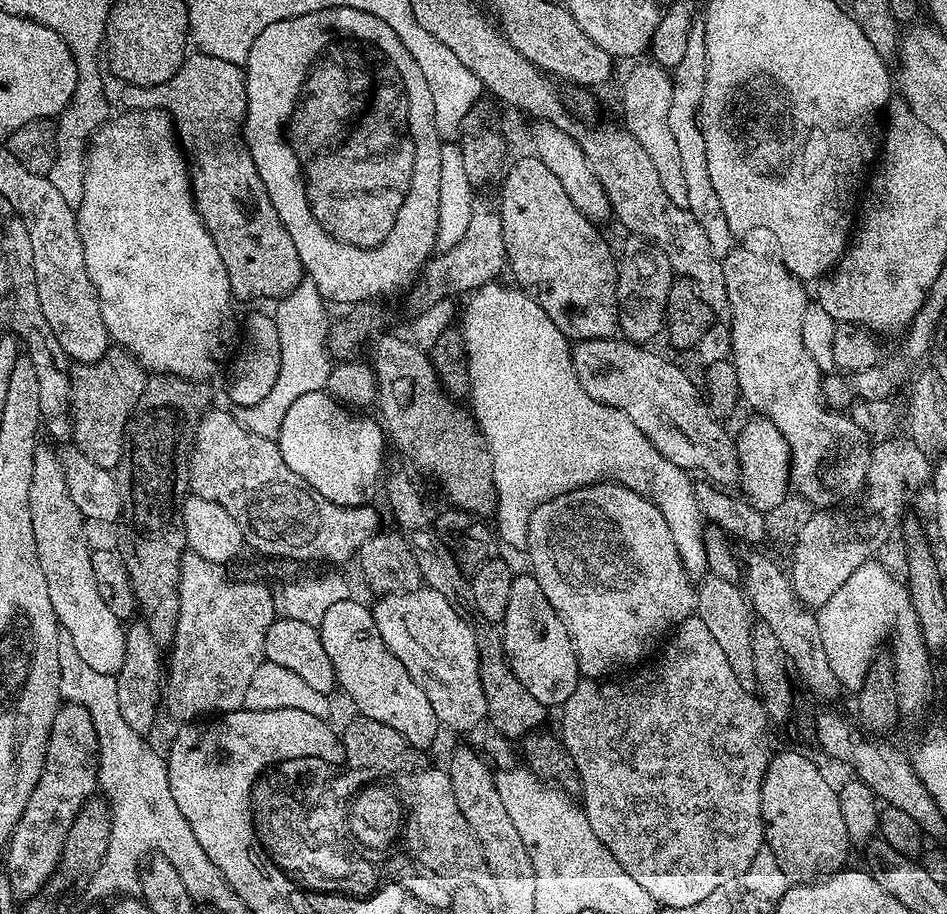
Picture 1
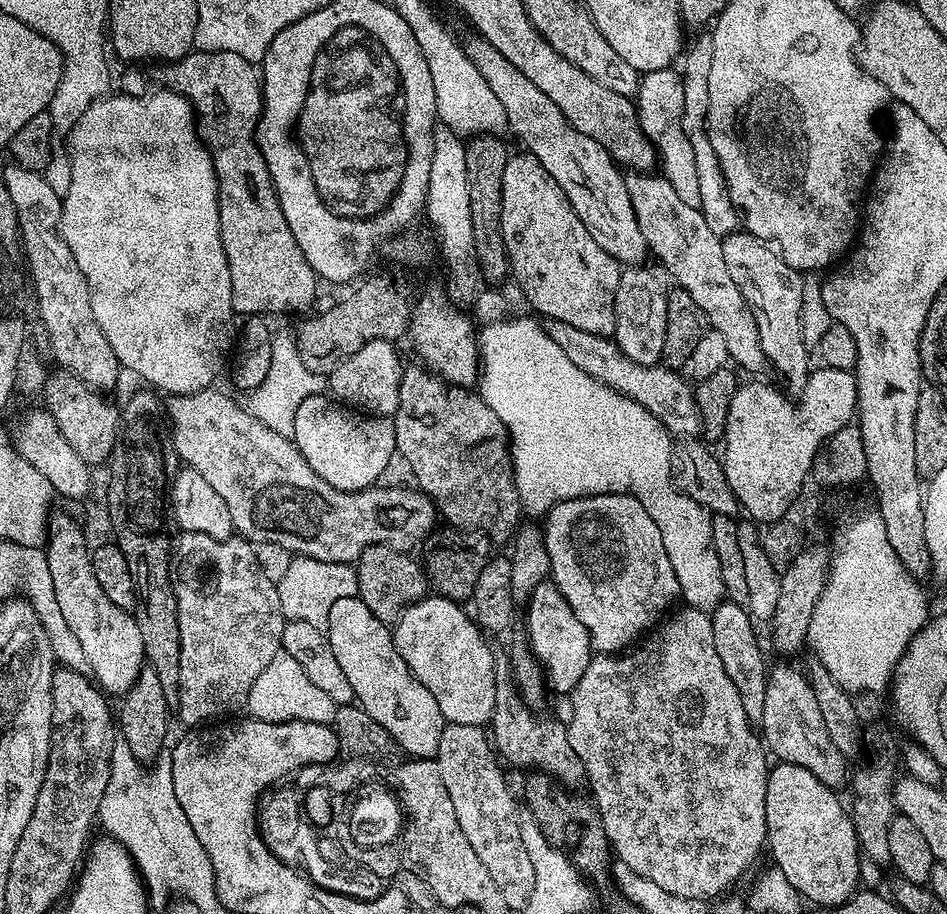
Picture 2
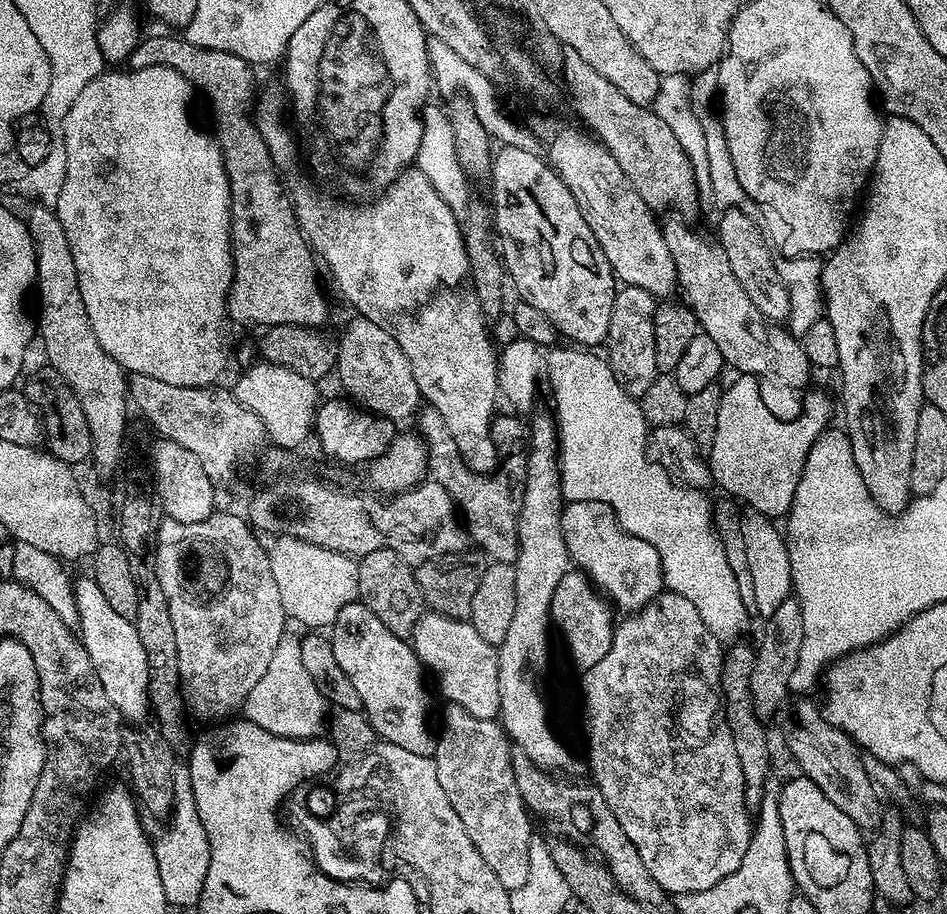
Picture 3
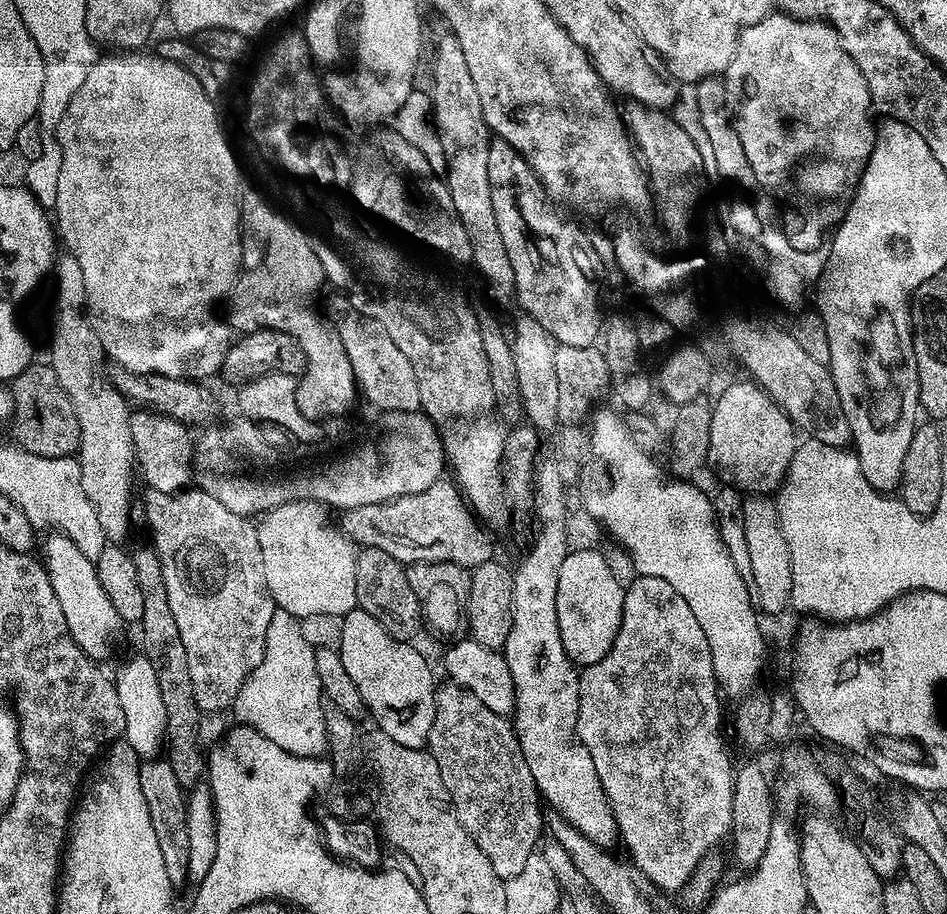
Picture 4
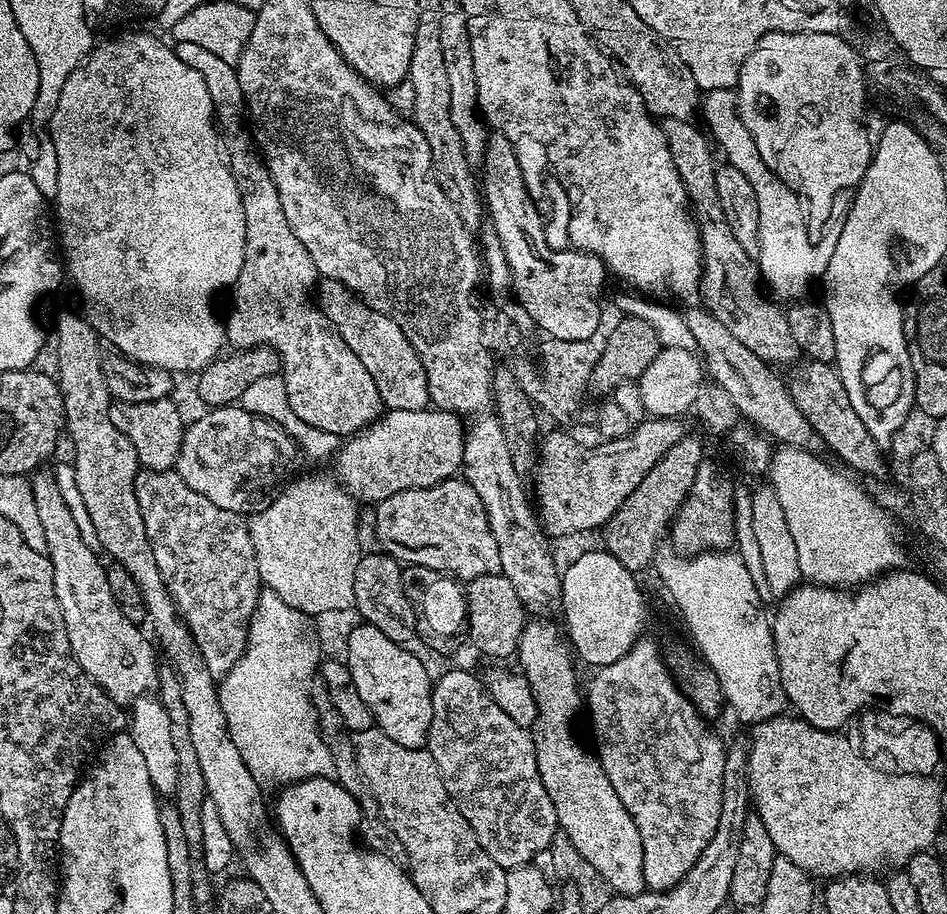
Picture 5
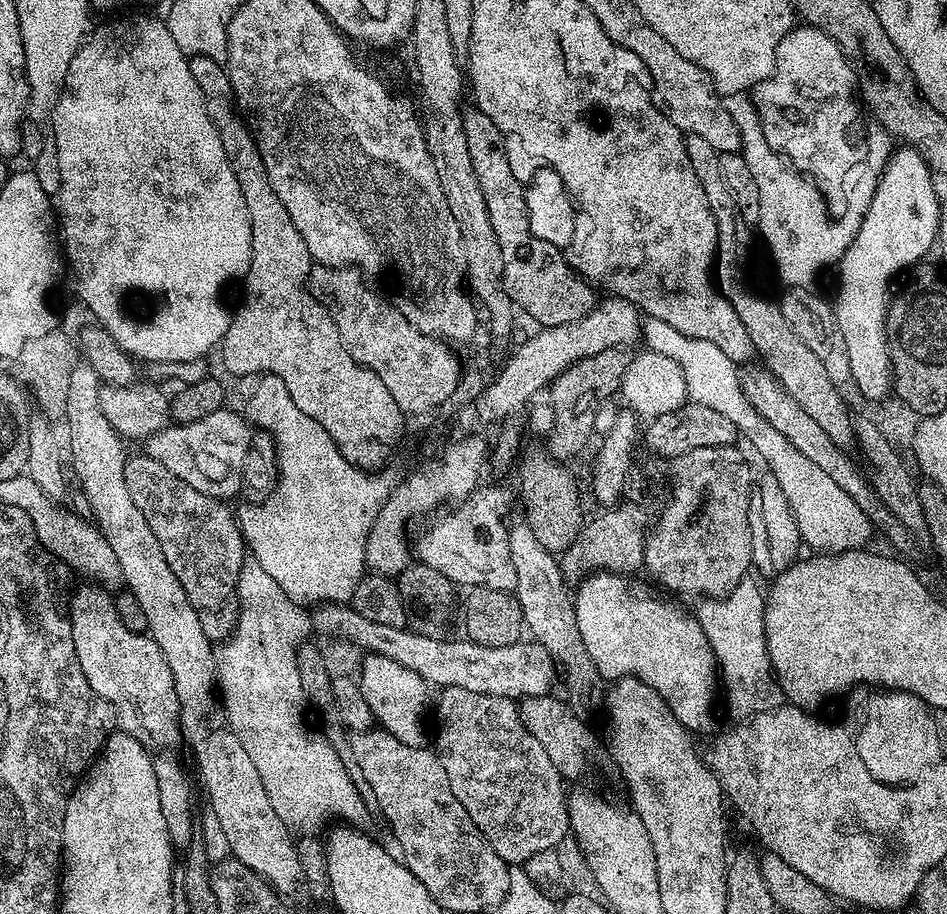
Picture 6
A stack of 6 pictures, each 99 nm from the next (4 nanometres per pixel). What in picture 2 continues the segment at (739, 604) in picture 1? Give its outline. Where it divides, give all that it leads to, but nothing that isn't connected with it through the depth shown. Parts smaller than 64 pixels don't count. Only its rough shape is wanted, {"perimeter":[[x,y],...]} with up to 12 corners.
{"perimeter":[[725,599],[710,615],[718,658],[753,726],[769,665],[747,607]]}

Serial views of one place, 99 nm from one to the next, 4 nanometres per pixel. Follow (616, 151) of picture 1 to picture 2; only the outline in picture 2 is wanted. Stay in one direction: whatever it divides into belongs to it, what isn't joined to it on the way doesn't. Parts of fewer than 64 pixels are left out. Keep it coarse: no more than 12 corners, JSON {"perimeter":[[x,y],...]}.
{"perimeter":[[663,174],[627,177],[647,251],[729,361],[765,367],[721,237]]}

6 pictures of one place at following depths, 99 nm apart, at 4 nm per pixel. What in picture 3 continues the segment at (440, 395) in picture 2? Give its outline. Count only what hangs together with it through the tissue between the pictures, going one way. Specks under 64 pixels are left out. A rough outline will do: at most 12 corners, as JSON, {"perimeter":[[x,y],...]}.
{"perimeter":[[438,410],[419,413],[427,475],[456,503],[489,561],[516,563],[511,537],[527,474],[526,424],[497,415],[495,472],[466,466]]}

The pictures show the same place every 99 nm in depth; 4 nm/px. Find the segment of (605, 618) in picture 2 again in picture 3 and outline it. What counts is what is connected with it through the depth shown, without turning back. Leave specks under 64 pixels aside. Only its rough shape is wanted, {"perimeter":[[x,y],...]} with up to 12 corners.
{"perimeter":[[606,502],[565,503],[569,561],[621,613],[665,591]]}

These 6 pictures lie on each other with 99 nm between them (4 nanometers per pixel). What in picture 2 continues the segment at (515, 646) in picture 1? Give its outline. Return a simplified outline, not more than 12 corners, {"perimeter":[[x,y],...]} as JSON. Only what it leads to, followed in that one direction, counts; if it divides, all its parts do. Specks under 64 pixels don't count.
{"perimeter":[[544,579],[526,603],[526,643],[547,687],[570,694],[594,649]]}

